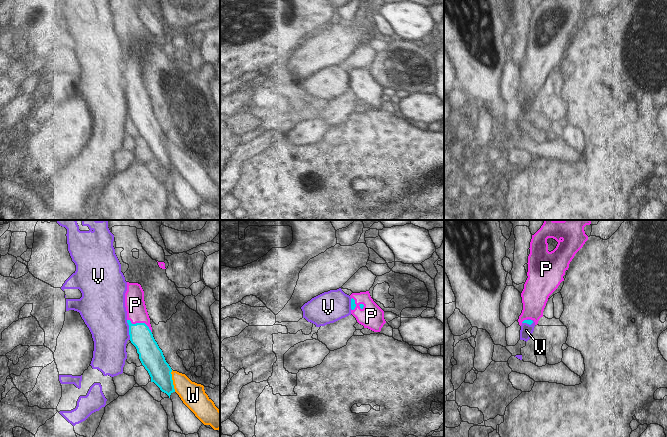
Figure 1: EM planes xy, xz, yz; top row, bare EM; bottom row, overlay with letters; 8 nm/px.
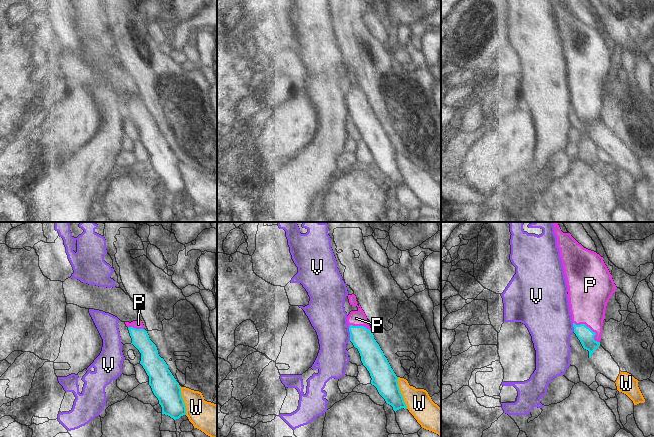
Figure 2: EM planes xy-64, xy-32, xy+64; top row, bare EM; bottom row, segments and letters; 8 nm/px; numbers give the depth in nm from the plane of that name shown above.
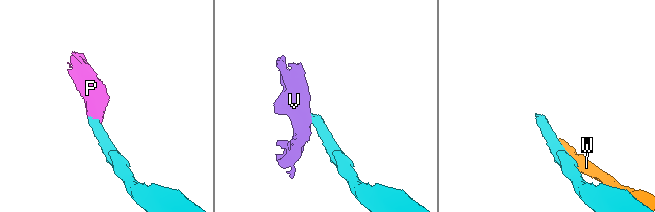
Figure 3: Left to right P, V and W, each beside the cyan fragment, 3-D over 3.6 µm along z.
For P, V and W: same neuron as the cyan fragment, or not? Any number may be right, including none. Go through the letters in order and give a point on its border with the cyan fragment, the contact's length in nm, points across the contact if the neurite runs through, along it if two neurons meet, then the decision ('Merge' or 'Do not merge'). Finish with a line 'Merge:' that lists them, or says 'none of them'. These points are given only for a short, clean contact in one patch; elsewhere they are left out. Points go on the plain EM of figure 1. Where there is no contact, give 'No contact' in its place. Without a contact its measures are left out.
P: Touches cyan at xy (140, 99). Shared border 220 nm. Path across: xy (141, 113), (140, 99), (137, 94), (135, 81). Merge
V: Touches cyan at xy (129, 106). Shared border 160 nm. Boundary: xy (126, 96), (130, 115). Do not merge
W: Touches cyan at xy (172, 157). Shared border 180 nm. Do not merge
Merge: P

